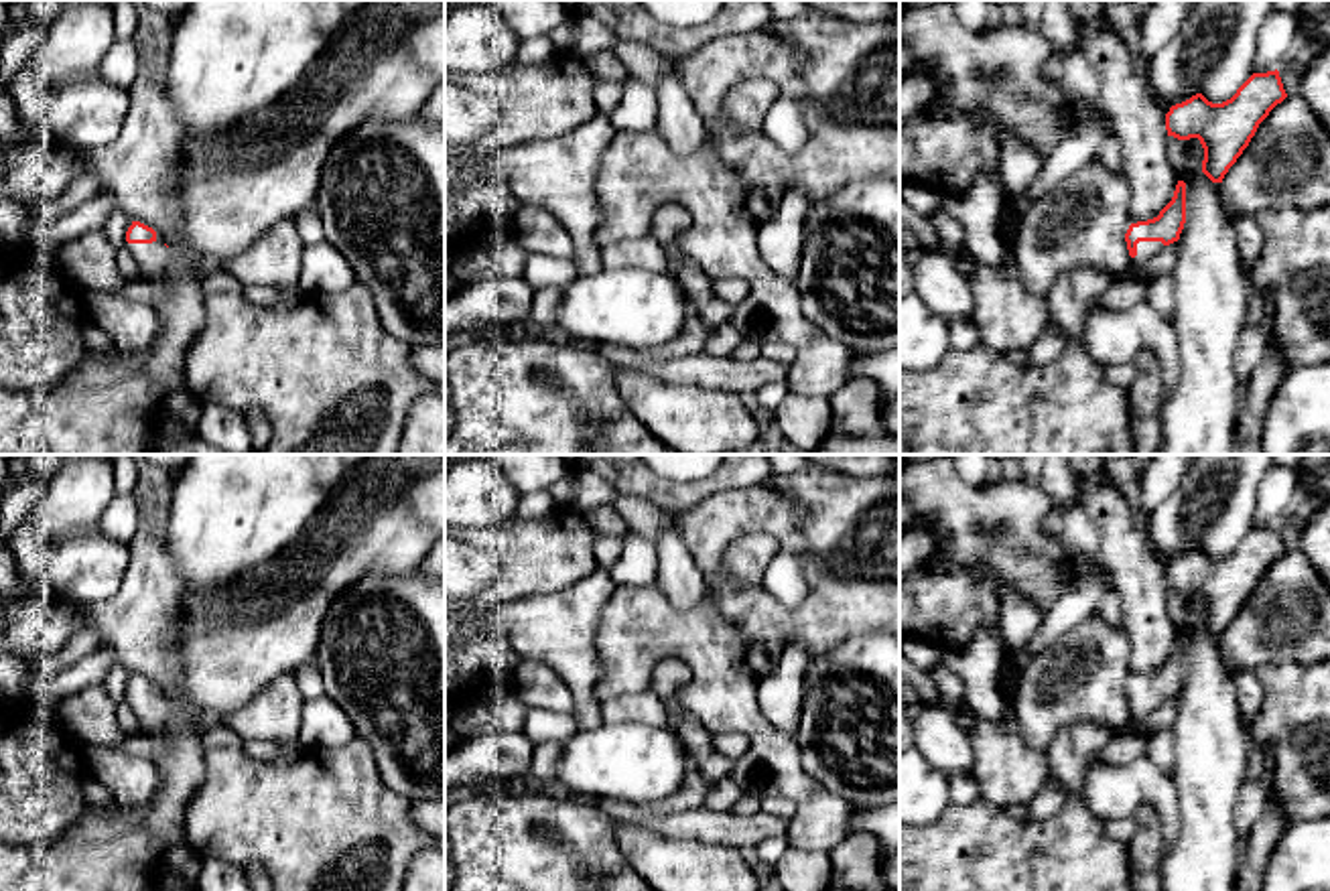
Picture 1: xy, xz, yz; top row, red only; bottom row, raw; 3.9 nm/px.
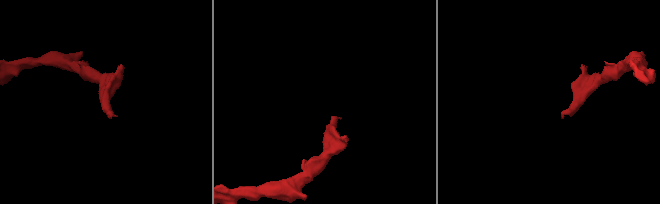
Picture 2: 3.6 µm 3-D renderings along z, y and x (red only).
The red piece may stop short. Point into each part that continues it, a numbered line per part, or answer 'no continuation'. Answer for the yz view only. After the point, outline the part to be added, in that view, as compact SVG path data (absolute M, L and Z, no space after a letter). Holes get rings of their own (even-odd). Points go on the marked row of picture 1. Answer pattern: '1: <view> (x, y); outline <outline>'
1: yz (1146, 250); outline M1139 242L1137 256L1131 258L1135 266L1147 262L1149 258L1157 256L1166 246L1161 242Z

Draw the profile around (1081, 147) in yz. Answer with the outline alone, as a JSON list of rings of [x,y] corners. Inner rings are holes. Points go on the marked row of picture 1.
[[[1107,116],[1099,124],[1086,124],[1056,146],[1046,160],[1042,175],[1025,193],[1005,197],[997,221],[997,233],[1005,246],[1015,248],[1019,221],[1034,203],[1050,197],[1060,181],[1099,156],[1101,142],[1107,134],[1113,134],[1113,122]]]

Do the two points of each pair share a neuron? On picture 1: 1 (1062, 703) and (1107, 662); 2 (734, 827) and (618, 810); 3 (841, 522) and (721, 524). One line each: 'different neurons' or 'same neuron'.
1: same neuron
2: same neuron
3: different neurons

